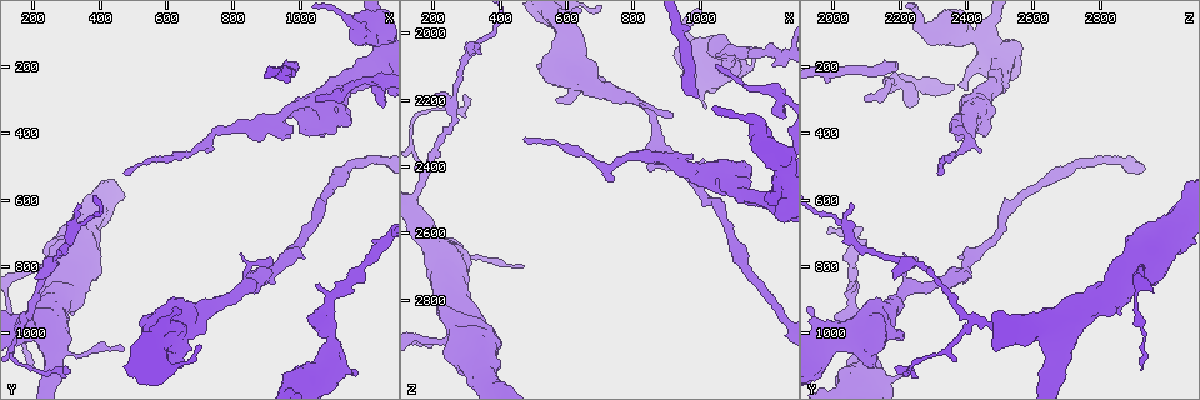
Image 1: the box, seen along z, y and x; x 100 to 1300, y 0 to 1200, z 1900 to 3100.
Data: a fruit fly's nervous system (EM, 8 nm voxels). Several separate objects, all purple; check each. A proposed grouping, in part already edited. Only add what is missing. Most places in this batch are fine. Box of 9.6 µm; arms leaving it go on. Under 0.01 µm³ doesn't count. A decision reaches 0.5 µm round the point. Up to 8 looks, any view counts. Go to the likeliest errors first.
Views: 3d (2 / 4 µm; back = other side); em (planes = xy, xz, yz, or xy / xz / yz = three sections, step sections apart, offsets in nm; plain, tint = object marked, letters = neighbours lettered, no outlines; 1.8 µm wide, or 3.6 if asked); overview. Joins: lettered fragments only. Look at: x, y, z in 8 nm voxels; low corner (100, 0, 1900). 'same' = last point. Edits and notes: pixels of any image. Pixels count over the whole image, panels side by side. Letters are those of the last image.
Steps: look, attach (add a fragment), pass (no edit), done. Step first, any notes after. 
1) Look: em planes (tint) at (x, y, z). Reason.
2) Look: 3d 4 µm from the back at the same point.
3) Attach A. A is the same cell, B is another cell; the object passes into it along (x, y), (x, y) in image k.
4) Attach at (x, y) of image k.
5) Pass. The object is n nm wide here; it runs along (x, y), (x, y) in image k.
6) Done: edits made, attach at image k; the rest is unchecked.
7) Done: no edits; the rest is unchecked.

Look: em xz step 8 (tint) at (1000, 210, 2200). Free end.

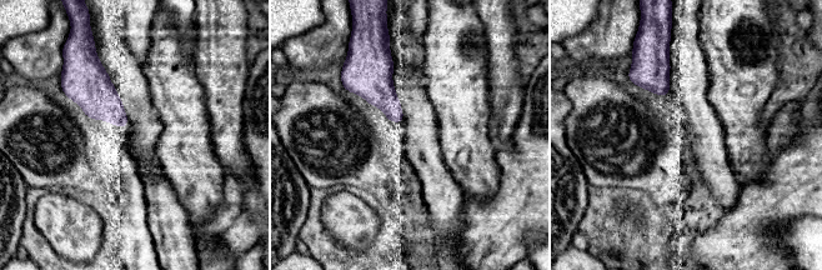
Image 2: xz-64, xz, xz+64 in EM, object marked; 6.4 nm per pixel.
Look: em planes (letters) at the same point.

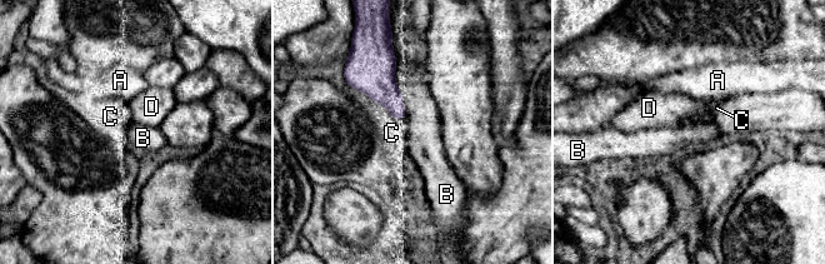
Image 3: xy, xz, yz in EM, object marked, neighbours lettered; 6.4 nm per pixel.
Attach C. C is the same cell, A, B and D are other cells; the neuron continues.

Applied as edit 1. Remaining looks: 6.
Look: overview.

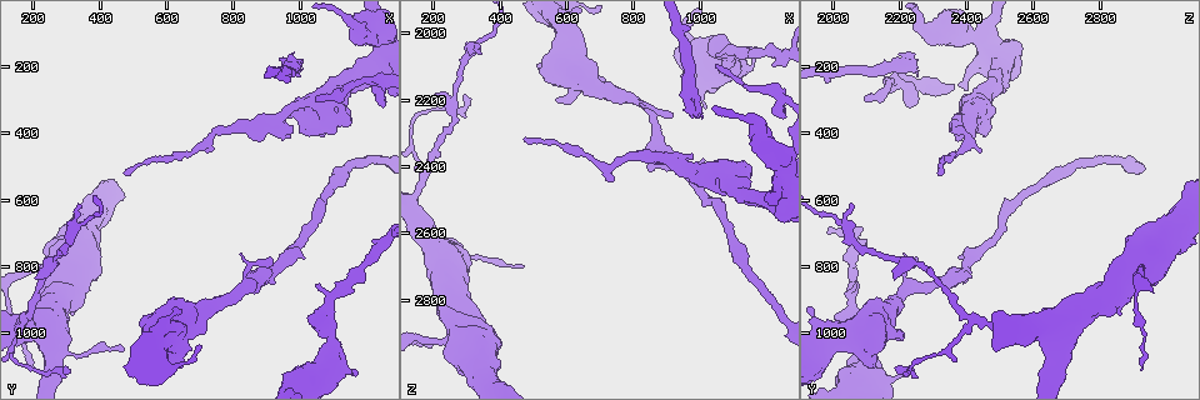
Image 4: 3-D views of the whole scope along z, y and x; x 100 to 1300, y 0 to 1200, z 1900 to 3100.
Look: 3d 2 µm at (1000, 290, 2430). An open end.

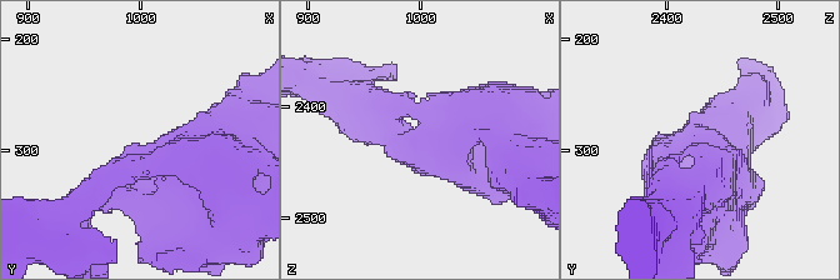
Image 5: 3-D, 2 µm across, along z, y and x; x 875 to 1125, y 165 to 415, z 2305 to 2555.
Look: em xz step 16 (letters) at (998, 292, 2432). The arms are 220, 480 nm wide.

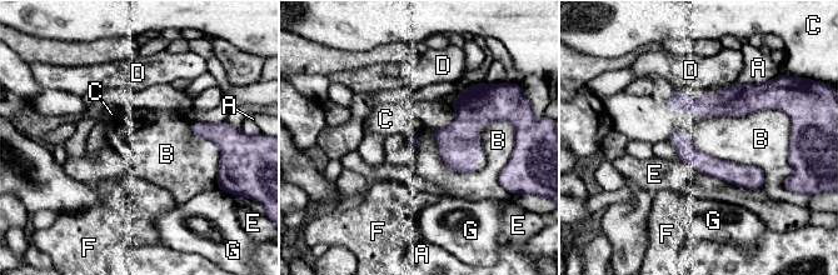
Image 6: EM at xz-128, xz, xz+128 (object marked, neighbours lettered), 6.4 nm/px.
Look: em planes (letters) at the same point. Cut it another way.

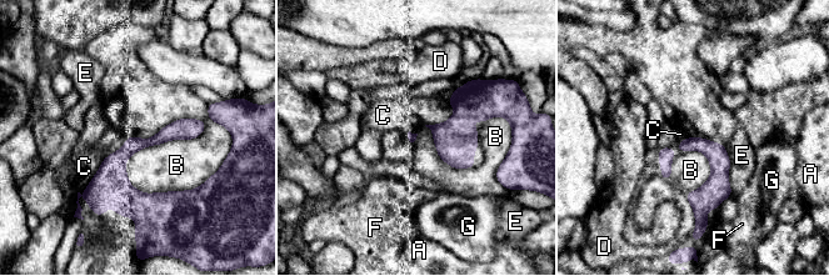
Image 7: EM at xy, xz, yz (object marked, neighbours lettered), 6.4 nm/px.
Pass. A, B, C, D, E, F and G are other cells; it runs along (690, 140), (717, 159), (703, 211) in image 7; no lettered fragment goes on from it.

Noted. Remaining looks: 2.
Look: em 3.6 µm yz step 4 (tint) at (1240, 100, 2440). Calibre changes.

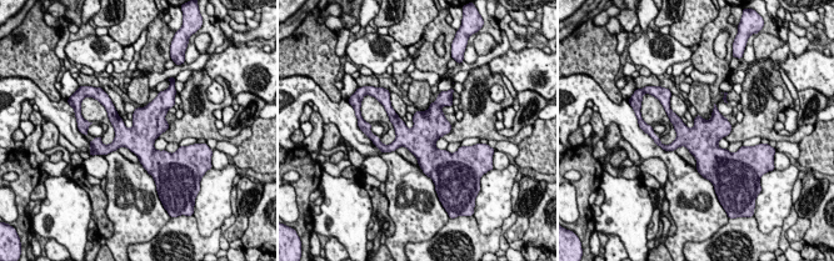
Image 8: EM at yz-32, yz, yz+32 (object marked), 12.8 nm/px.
Look: em 3.6 µm planes (letters) at the same point.

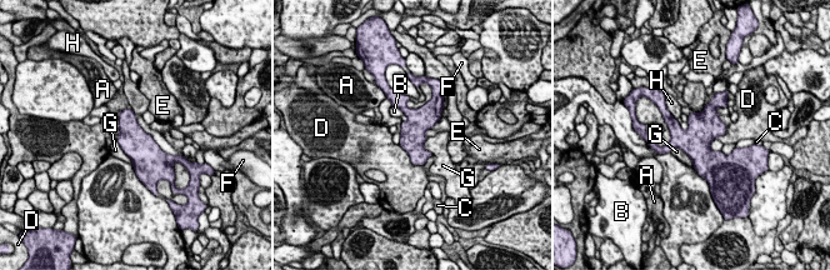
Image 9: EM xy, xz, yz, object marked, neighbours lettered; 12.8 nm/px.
Pass. The object is 340 nm wide here; A, B, C, D, E, F, G and H are other cells; it runs along (401, 98), (414, 116), (420, 161) in image 9; none of them fits.

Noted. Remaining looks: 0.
Done: edits made, attach at image 3; the rest is unchecked.

